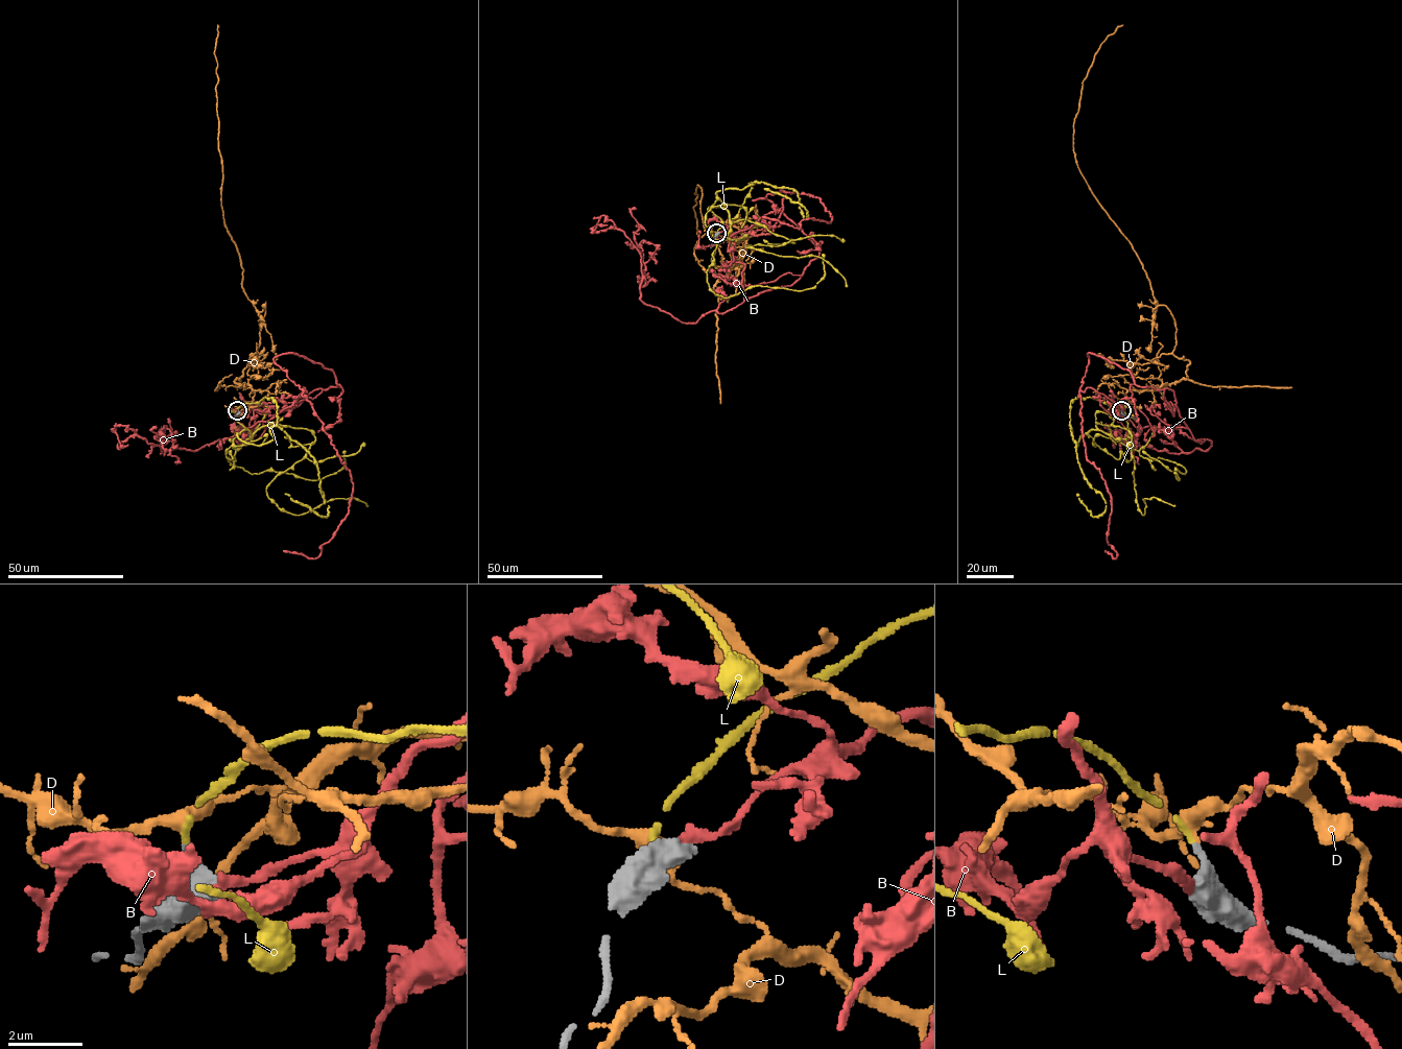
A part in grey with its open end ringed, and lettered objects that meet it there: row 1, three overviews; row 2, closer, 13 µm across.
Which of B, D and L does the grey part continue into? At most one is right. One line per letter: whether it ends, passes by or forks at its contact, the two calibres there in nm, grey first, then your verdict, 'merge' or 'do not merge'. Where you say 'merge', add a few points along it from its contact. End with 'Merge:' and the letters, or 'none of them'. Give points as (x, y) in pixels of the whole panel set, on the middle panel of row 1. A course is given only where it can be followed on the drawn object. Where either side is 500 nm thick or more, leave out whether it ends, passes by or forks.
B: it ends there; 480 nm thick on the grey side, 320 nm on the other; do not merge
D: it passes by; 320 nm thick on the grey side, 280 nm on the other; do not merge
L: it ends there; 320 nm thick on the grey side, 170 nm on the other; merge; it runs (717, 233), (756, 182), (716, 196), (731, 221), (764, 224), (794, 243), (746, 247), (821, 257), (847, 287)
Merge: L

